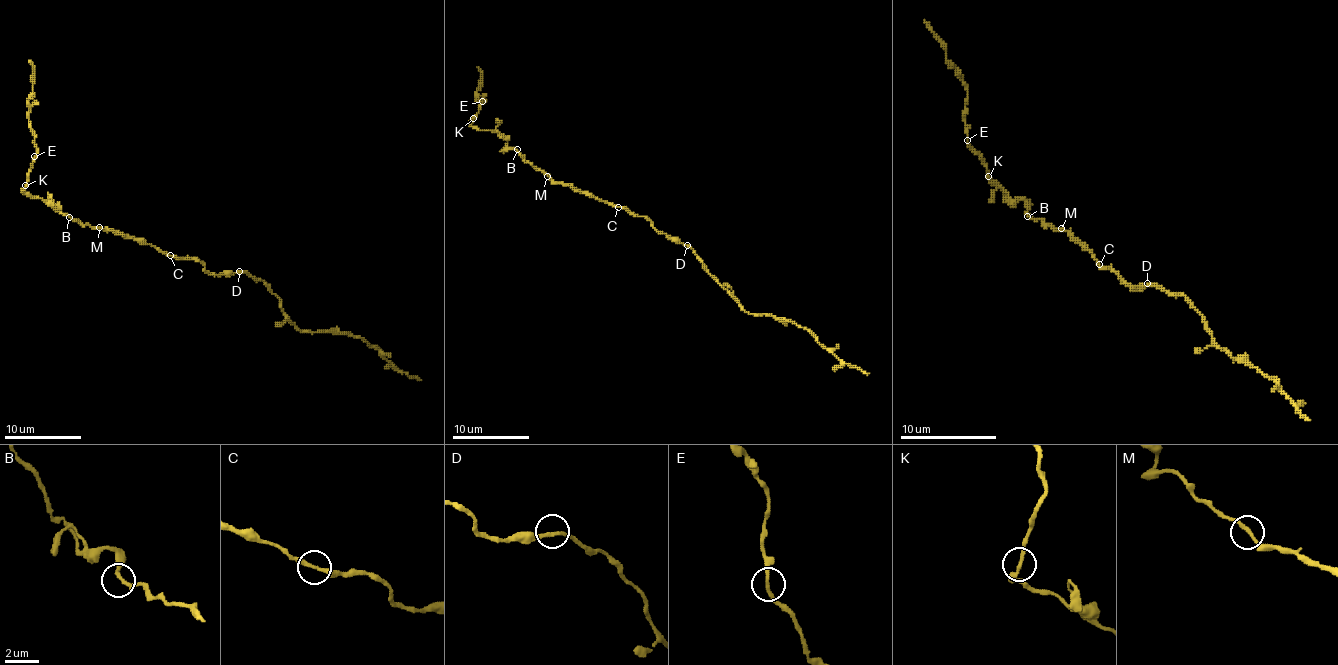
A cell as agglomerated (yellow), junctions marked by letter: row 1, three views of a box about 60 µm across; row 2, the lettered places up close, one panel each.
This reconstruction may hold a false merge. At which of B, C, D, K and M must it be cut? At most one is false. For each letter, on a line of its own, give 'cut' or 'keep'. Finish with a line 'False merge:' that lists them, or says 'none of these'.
B: keep
C: keep
D: keep
K: keep
M: keep
False merge: none of these

